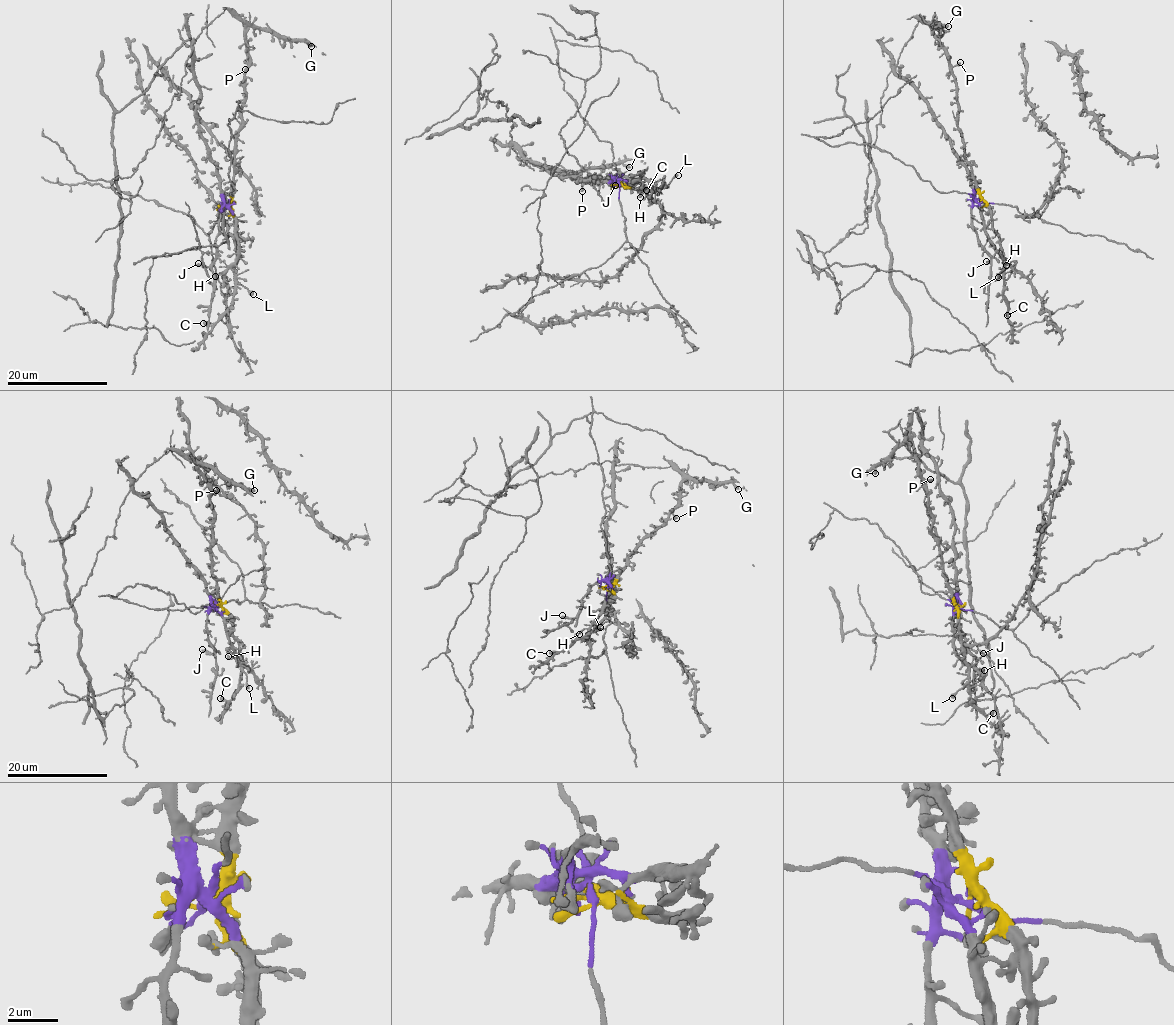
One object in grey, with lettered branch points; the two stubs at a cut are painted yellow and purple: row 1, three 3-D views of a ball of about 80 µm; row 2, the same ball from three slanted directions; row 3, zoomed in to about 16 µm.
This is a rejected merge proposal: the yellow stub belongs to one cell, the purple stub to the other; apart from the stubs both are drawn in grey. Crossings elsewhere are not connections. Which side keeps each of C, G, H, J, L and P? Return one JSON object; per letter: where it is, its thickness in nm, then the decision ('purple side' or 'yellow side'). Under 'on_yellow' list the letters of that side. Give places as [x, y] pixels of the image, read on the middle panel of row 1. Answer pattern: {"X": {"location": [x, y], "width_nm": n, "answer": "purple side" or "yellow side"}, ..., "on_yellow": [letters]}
{"C": {"location": [646, 190], "width_nm": 480, "answer": "yellow side"}, "G": {"location": [629, 167], "width_nm": 440, "answer": "yellow side"}, "H": {"location": [640, 197], "width_nm": 400, "answer": "purple side"}, "J": {"location": [615, 185], "width_nm": 360, "answer": "purple side"}, "L": {"location": [678, 175], "width_nm": 440, "answer": "yellow side"}, "P": {"location": [582, 191], "width_nm": 400, "answer": "yellow side"}, "on_yellow": ["C", "G", "L", "P"]}

